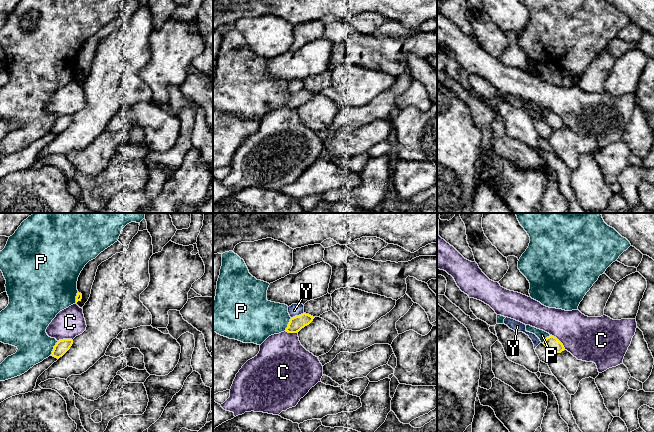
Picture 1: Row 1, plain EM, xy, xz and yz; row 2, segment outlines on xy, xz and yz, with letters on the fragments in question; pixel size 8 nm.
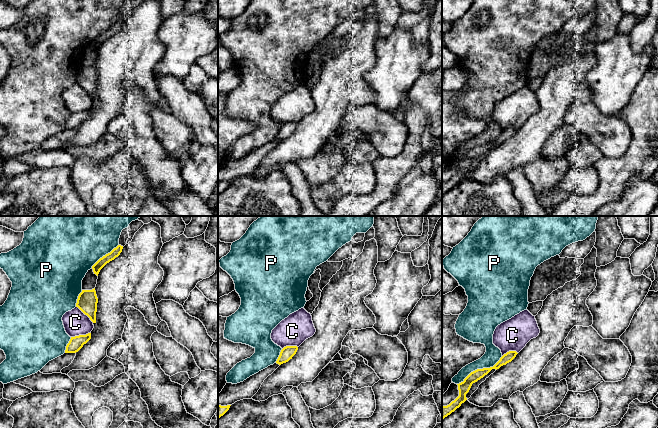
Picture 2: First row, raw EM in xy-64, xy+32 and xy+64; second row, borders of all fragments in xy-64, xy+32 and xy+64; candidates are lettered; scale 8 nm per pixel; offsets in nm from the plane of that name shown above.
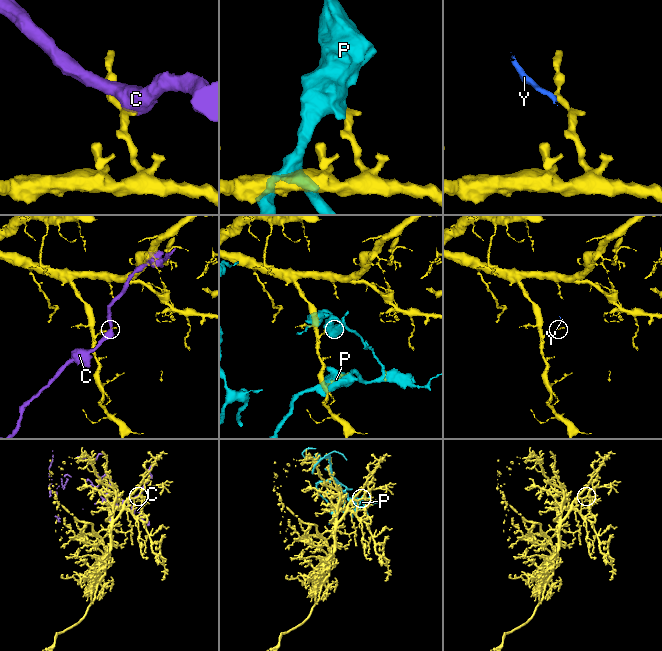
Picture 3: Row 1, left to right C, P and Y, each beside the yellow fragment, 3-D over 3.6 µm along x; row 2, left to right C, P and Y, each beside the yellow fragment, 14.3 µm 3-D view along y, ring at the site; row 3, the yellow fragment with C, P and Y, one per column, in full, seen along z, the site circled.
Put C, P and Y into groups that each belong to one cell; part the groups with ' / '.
C / P / Y

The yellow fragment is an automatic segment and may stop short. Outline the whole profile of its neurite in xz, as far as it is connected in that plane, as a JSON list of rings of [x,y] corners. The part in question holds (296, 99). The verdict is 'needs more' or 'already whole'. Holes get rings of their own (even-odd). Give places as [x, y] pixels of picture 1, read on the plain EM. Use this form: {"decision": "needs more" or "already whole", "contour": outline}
{"decision": "already whole", "contour": [[[303,89],[299,92],[295,92],[290,95],[288,103],[286,104],[286,108],[288,109],[297,109],[305,102],[309,101],[315,93]]]}

